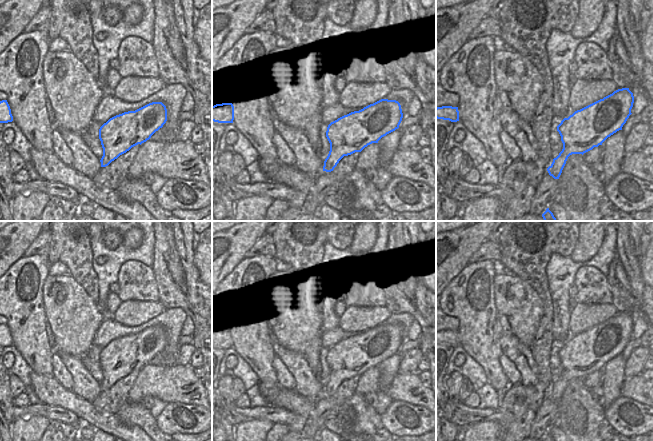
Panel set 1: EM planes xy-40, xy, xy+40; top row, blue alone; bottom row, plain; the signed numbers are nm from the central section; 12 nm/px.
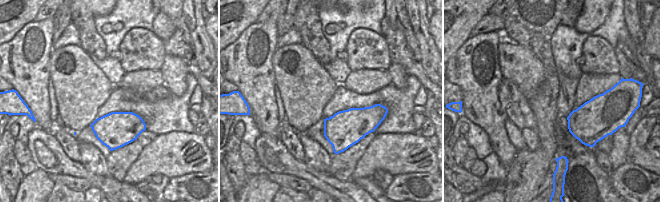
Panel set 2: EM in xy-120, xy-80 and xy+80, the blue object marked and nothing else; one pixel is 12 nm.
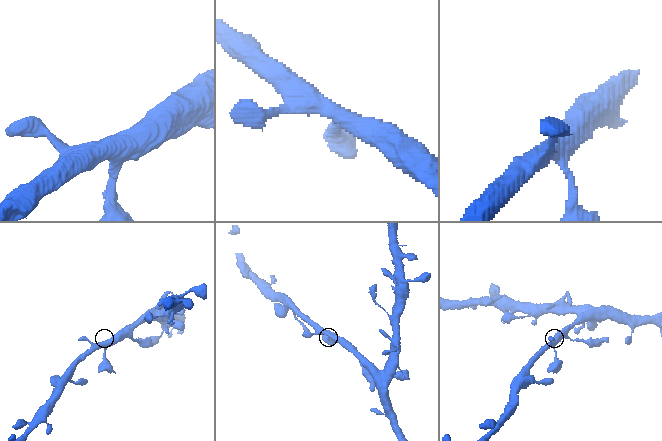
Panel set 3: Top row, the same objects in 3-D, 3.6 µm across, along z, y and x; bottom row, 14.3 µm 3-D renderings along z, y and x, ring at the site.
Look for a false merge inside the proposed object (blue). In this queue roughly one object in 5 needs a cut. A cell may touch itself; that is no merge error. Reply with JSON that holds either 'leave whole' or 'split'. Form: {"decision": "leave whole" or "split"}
{"decision": "leave whole"}

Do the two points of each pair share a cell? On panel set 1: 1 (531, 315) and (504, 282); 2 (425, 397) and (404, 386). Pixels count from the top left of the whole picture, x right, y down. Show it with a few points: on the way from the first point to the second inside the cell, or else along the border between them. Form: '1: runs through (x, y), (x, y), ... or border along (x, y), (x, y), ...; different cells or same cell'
1: runs through (522, 305), (515, 298), (513, 285); same cell
2: runs through (420, 395), (409, 388); same cell

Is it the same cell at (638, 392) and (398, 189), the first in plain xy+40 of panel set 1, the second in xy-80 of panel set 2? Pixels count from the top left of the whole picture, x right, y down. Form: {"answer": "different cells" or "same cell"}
{"answer": "different cells"}

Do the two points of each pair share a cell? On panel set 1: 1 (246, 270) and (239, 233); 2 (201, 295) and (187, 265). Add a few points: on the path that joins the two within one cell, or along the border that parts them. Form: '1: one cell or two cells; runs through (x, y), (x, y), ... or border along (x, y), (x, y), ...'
1: two cells; border along (244, 256), (228, 275)
2: one cell; runs through (196, 288), (191, 272)

